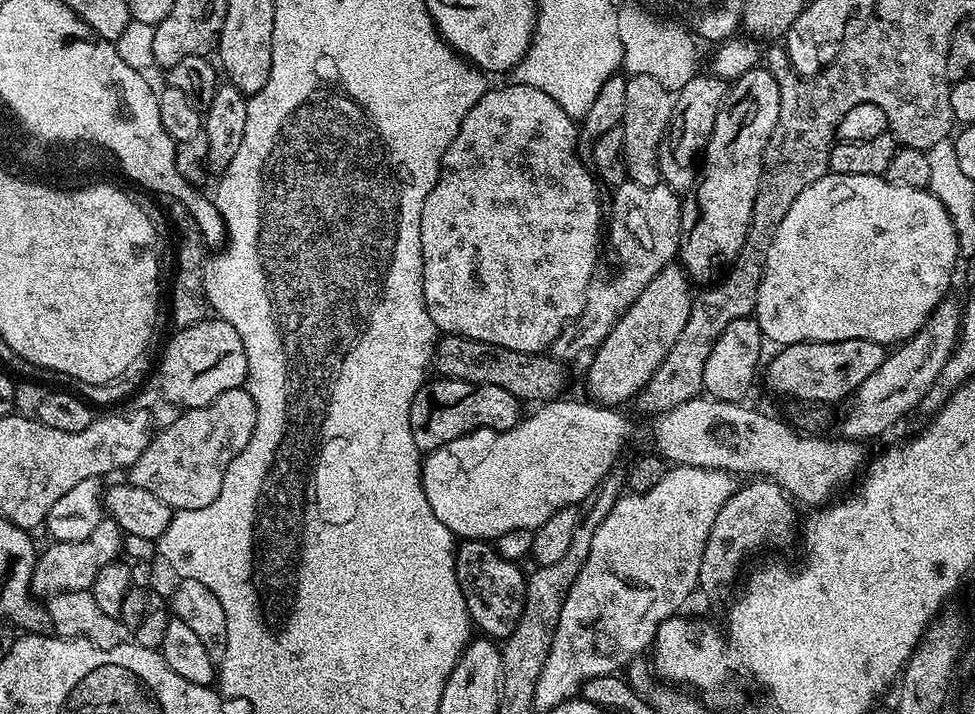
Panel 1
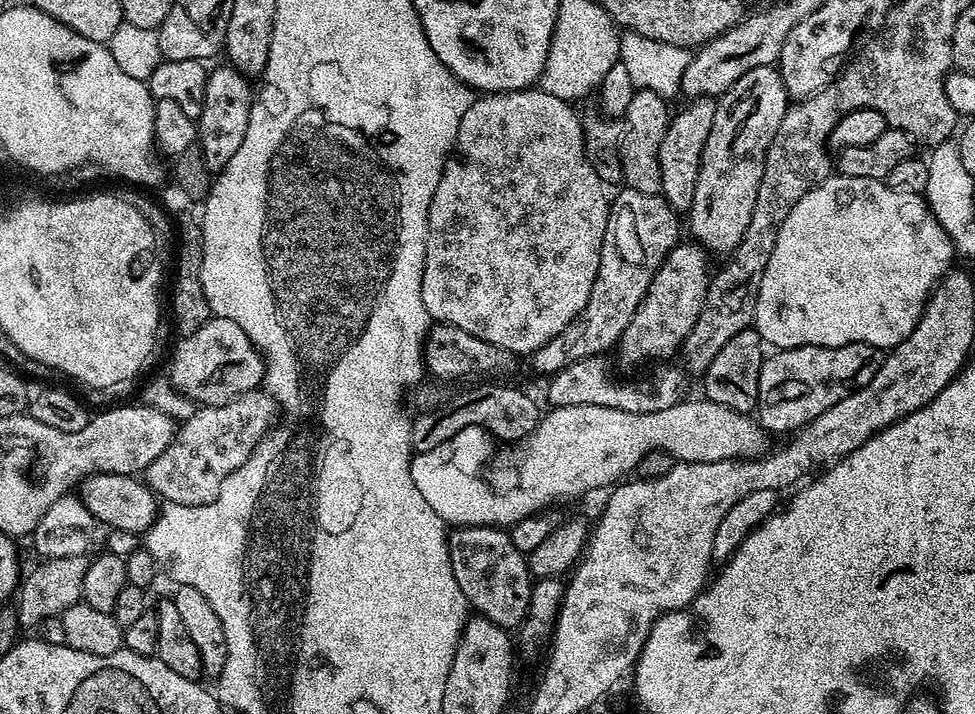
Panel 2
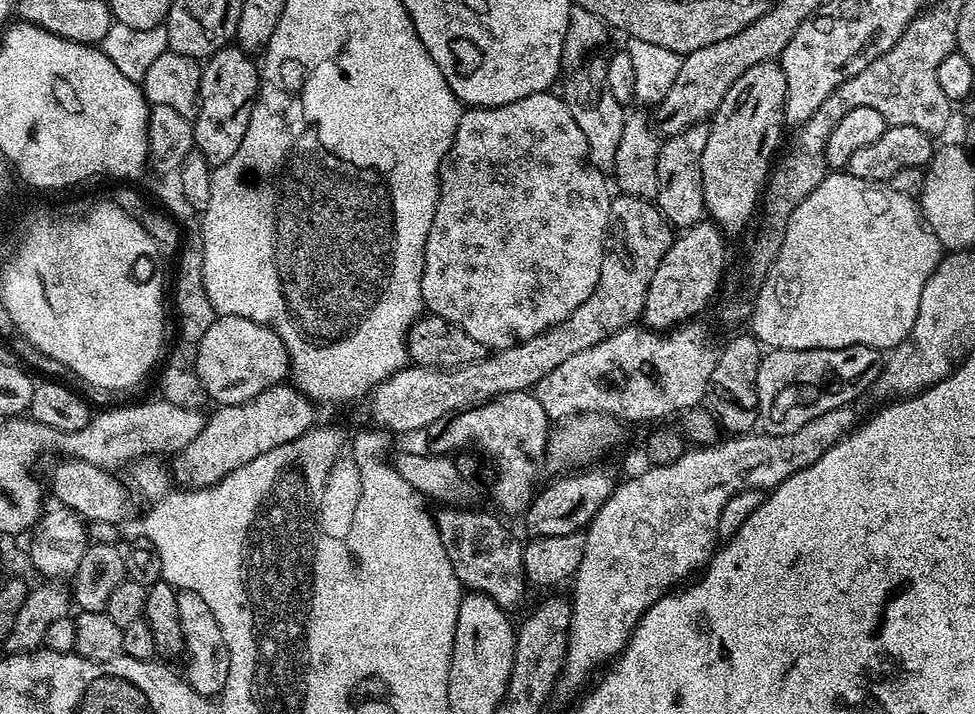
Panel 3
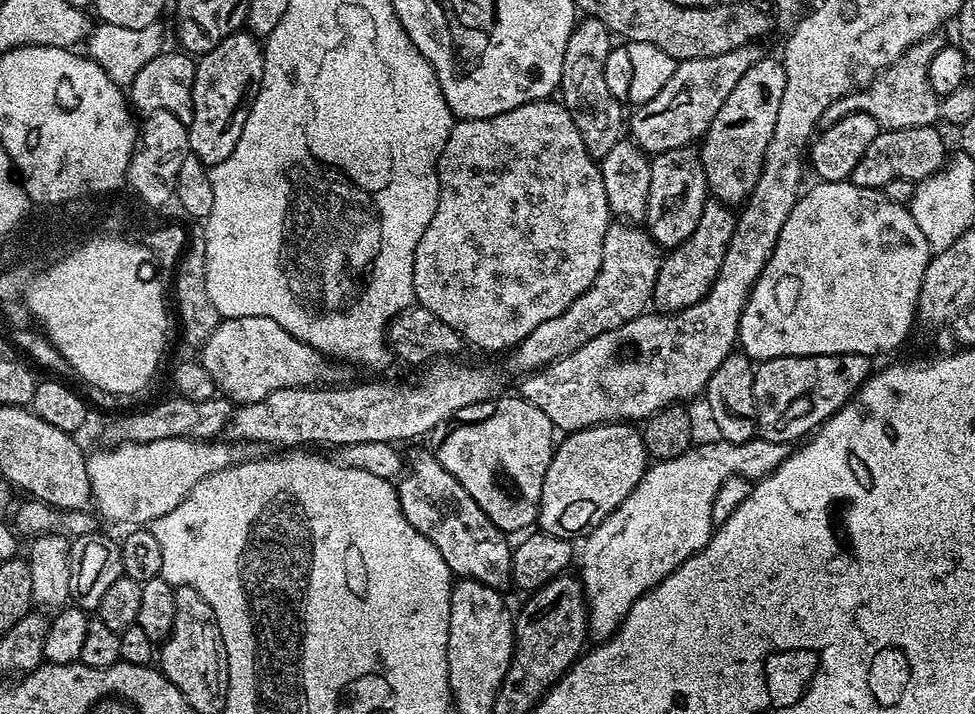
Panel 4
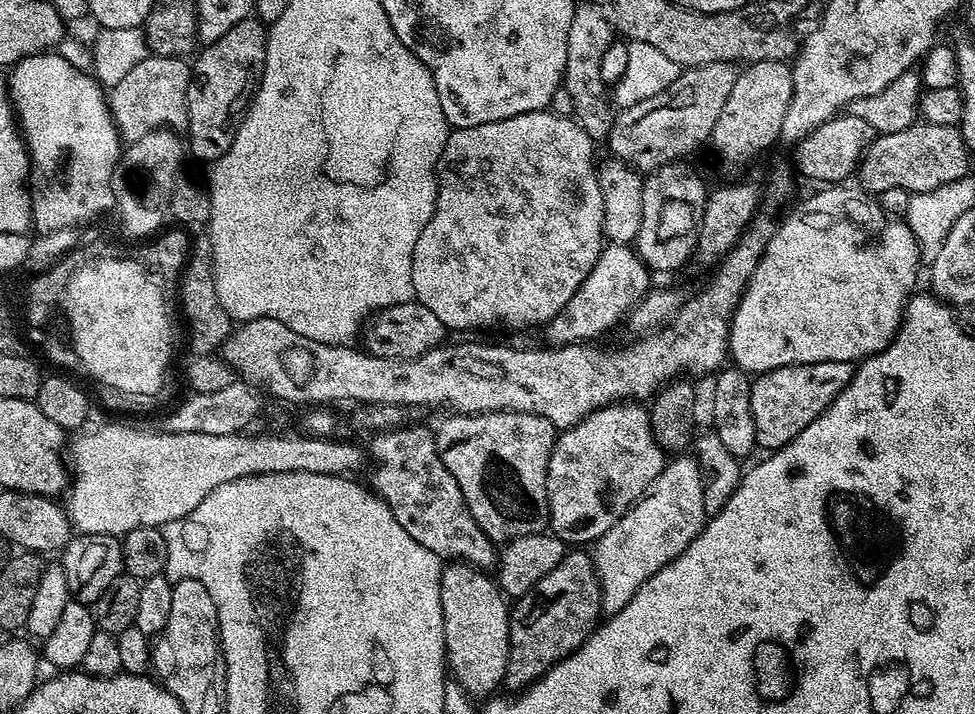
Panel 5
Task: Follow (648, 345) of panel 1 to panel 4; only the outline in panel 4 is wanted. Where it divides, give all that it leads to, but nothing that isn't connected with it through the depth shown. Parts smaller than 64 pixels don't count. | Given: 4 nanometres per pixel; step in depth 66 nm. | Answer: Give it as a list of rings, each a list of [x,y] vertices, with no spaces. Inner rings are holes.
[[[710,198],[702,206],[702,218],[694,226],[694,234],[686,238],[676,248],[671,249],[661,259],[658,270],[658,282],[652,291],[655,307],[661,313],[680,312],[683,308],[694,306],[710,290],[714,278],[718,278],[718,269],[722,267],[722,258],[726,258],[726,246],[730,246],[730,234],[734,234],[737,213],[721,200]]]

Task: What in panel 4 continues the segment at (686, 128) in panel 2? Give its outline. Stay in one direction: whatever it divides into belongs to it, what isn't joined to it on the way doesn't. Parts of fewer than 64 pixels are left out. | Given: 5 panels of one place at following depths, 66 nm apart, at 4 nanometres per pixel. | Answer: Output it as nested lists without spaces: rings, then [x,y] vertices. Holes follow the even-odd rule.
[[[696,146],[657,152],[651,162],[646,230],[661,249],[671,250],[694,234],[694,226],[702,218],[702,206],[710,199],[706,174]]]

